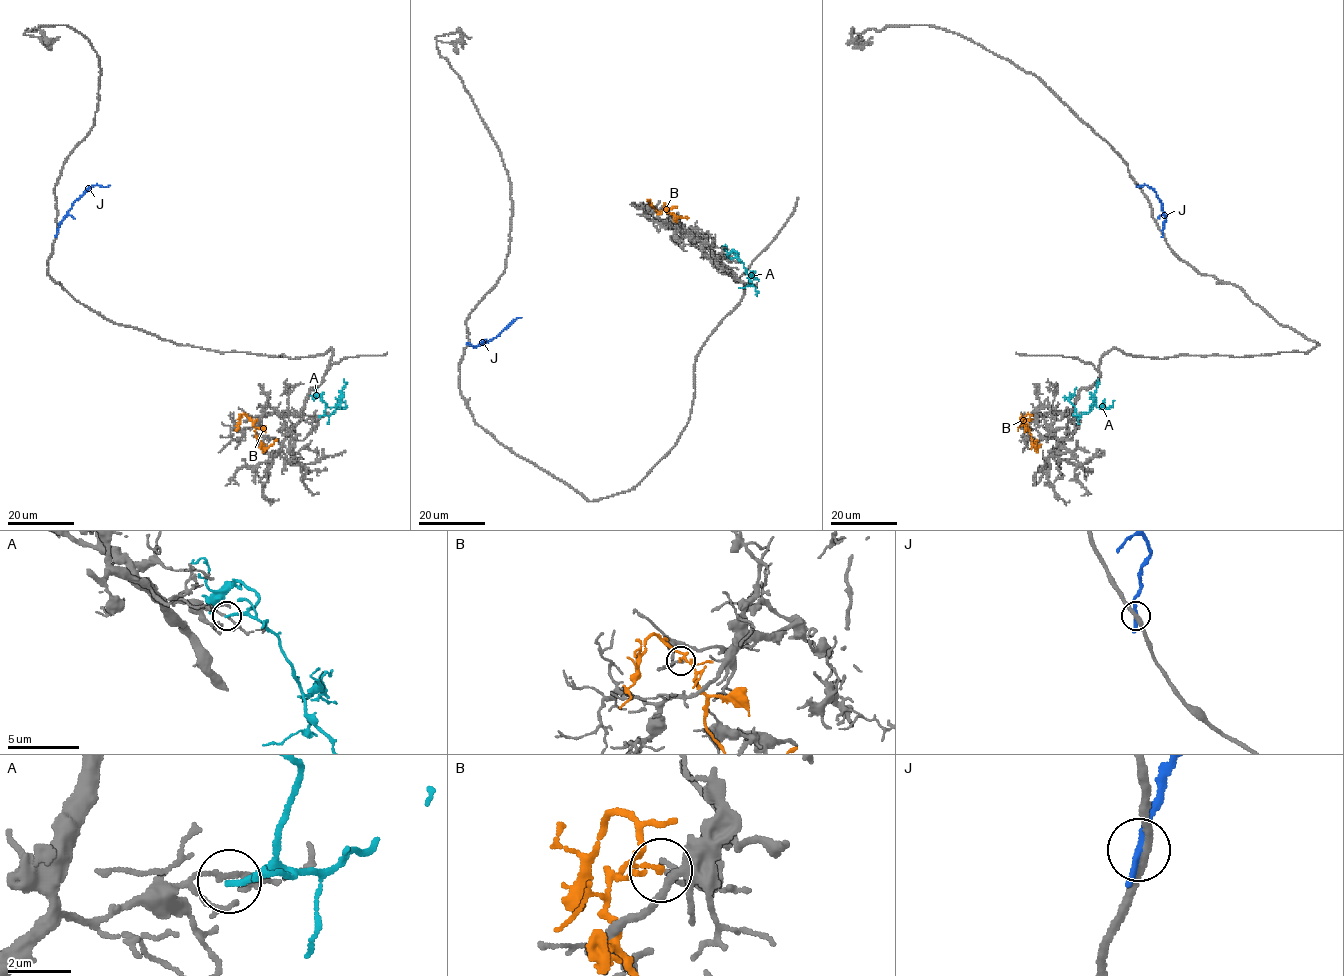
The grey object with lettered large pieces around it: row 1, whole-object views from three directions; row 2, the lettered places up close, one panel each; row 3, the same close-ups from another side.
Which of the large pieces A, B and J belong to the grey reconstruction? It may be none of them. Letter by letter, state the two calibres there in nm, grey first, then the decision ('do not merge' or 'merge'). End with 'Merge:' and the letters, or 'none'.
A: 130 nm thick on the grey side, 200 nm on the other; do not merge
B: 150 nm thick on the grey side, 110 nm on the other; do not merge
J: 300 nm thick on the grey side, 280 nm on the other; do not merge
Merge: none

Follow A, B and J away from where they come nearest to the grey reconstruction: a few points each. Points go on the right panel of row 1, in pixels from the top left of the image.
A: (1076, 416), (1088, 412), (1095, 405), (1098, 379)
B: (1031, 419), (1026, 421), (1026, 427), (1035, 447), (1035, 439)
J: (1162, 233), (1166, 217), (1161, 202), (1147, 185), (1136, 185)

